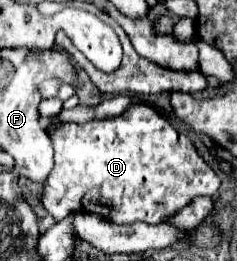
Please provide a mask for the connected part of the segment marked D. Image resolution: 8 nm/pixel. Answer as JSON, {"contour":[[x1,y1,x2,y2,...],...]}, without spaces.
{"contour":[[133,102,129,110,117,118,89,120,85,124,57,124,51,130,51,142,55,148,55,168,45,184,43,206,55,220,63,220,71,212,93,212,107,222,113,220,115,224,159,224,193,202,193,198,217,194,221,186,221,178,199,156,193,140,175,130,165,116,144,102]]}

